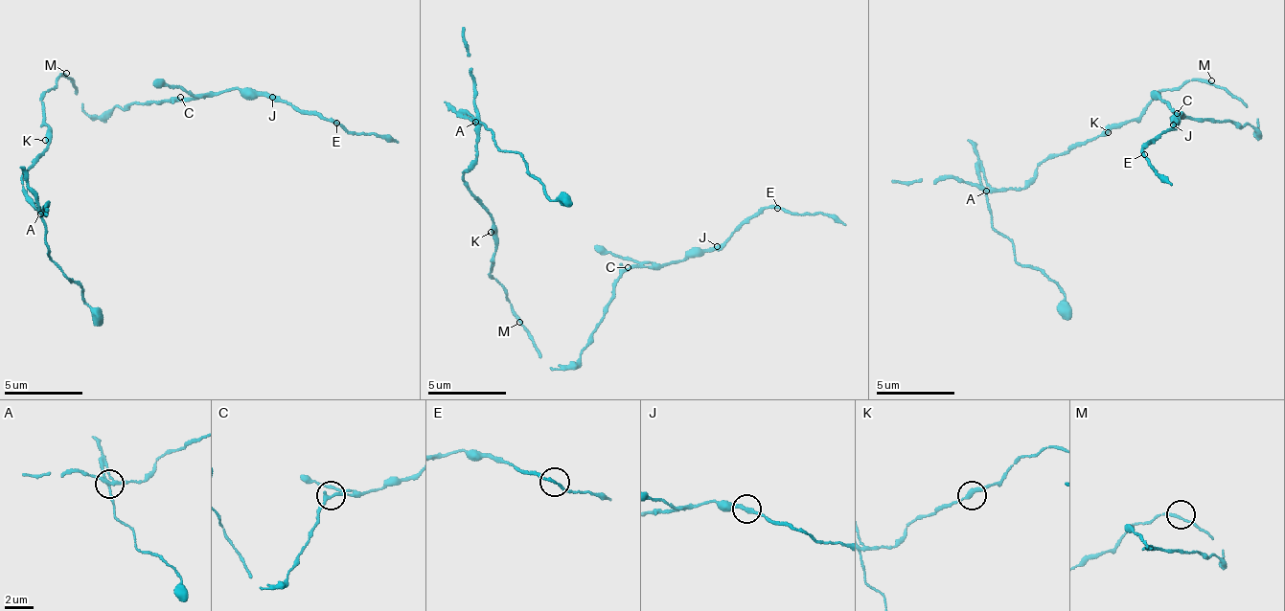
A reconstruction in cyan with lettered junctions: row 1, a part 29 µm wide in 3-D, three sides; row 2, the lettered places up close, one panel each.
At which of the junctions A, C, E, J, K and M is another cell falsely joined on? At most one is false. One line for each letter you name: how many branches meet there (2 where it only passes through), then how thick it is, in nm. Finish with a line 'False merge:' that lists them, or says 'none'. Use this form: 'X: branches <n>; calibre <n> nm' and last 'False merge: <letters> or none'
A: branches 4; calibre 240 nm
False merge: A

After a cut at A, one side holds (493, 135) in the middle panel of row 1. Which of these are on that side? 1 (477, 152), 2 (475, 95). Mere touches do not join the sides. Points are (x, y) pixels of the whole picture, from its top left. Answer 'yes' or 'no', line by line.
1: no
2: no

